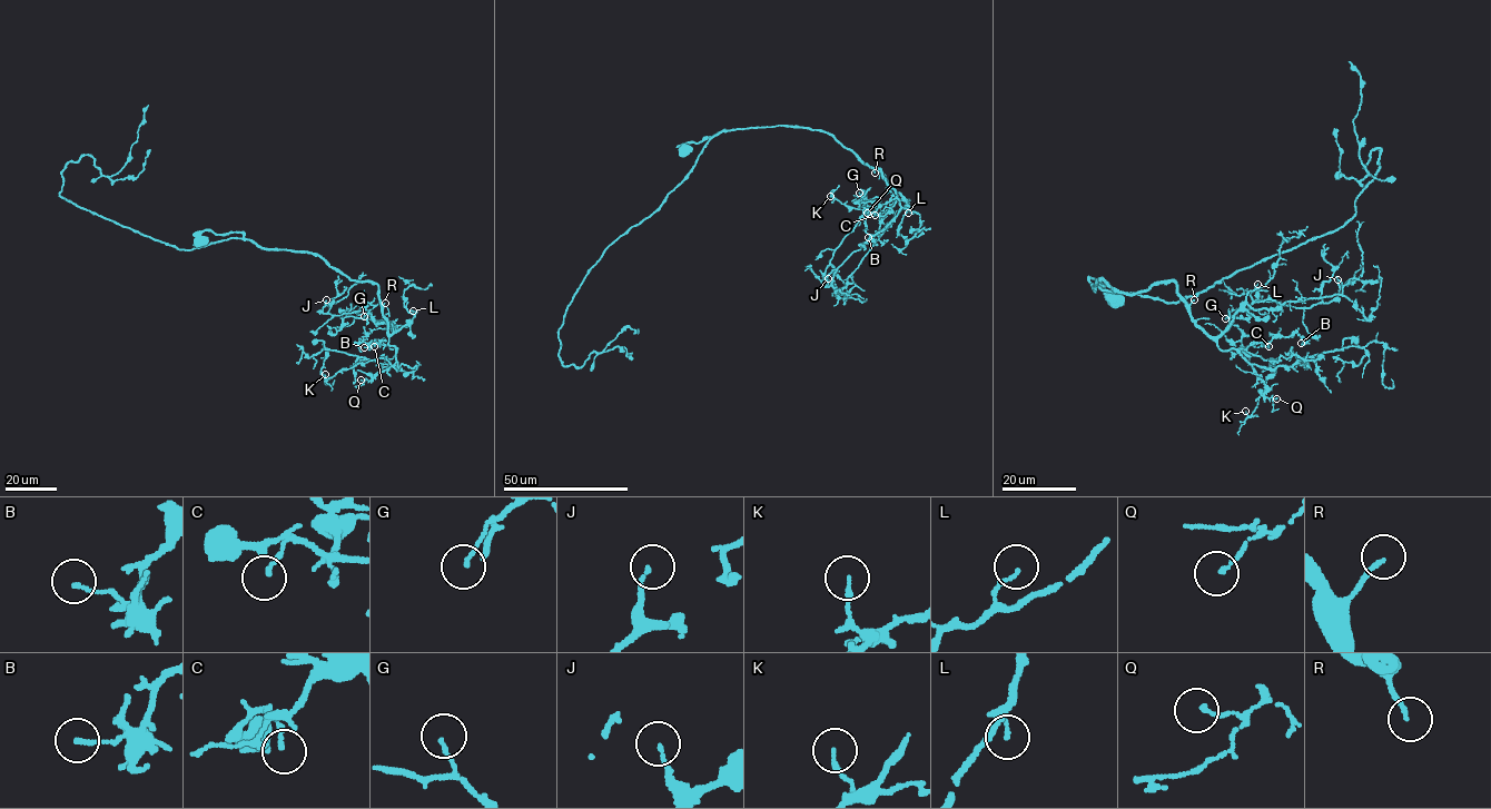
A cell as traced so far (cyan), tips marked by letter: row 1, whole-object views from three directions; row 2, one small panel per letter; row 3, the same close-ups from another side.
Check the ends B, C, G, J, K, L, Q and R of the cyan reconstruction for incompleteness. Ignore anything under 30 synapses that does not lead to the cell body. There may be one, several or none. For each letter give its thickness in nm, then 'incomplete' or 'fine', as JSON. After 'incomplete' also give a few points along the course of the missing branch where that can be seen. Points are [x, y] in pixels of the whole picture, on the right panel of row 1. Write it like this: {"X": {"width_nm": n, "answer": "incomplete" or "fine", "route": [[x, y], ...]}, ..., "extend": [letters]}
{"B": {"width_nm": 110, "answer": "fine"}, "C": {"width_nm": 140, "answer": "fine"}, "G": {"width_nm": 100, "answer": "fine"}, "J": {"width_nm": 130, "answer": "fine"}, "K": {"width_nm": 140, "answer": "fine"}, "L": {"width_nm": 120, "answer": "fine"}, "Q": {"width_nm": 130, "answer": "fine"}, "R": {"width_nm": 130, "answer": "incomplete", "route": [[1194, 299], [1202, 295], [1203, 278], [1211, 267], [1232, 256], [1237, 243], [1261, 238]]}, "extend": ["R"]}

